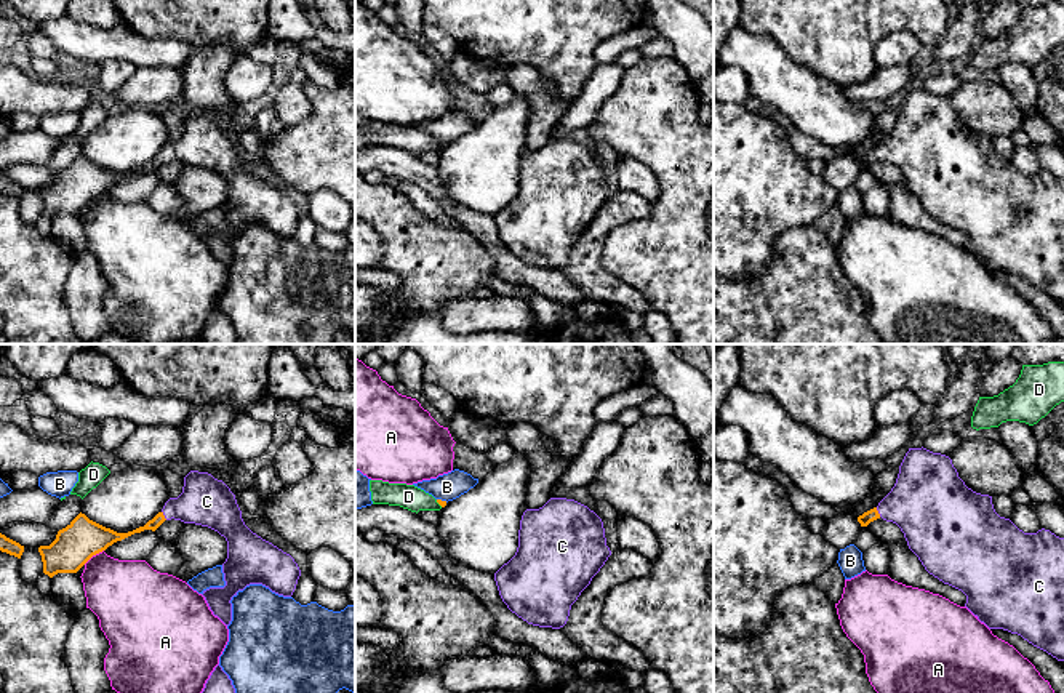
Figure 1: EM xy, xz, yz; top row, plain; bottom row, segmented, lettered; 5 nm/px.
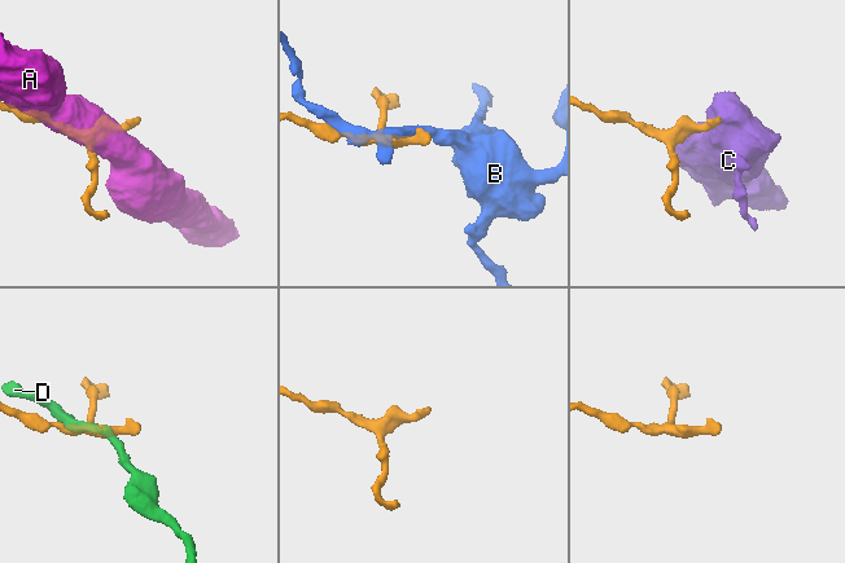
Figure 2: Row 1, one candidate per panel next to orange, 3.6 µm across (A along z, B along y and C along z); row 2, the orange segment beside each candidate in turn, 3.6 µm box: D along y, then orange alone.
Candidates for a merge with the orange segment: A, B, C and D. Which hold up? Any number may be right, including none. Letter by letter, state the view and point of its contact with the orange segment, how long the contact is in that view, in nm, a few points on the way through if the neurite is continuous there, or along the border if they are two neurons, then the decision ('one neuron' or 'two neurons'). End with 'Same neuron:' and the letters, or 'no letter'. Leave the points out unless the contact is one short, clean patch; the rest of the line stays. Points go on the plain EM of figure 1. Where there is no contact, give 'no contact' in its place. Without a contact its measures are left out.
A: xy (93, 196) | 130 nm | two neurons
B: xz (440, 141) | 60 nm | two neurons
C: yz (877, 154) | 50 nm | across yz (872, 156), (877, 154), (896, 148), (925, 144) | one neuron
D: xz (439, 144) | 50 nm | two neurons
Same neuron: C

